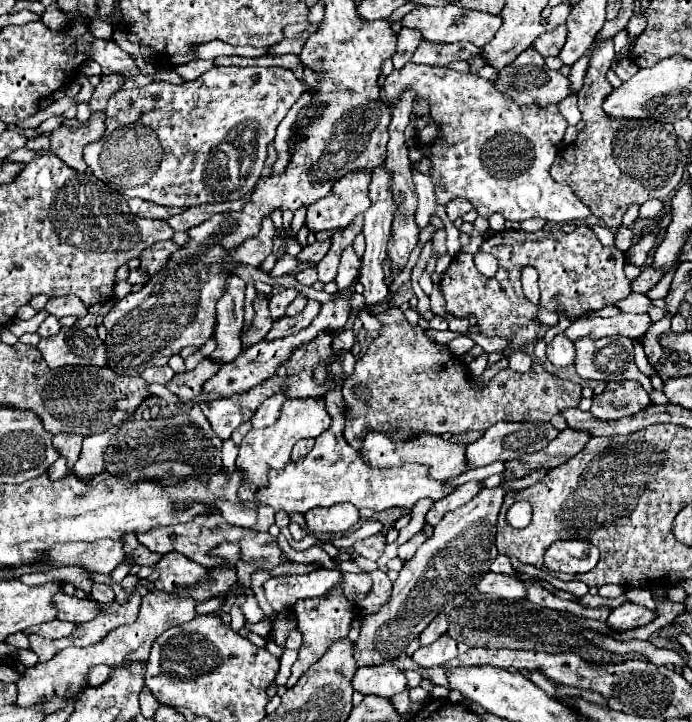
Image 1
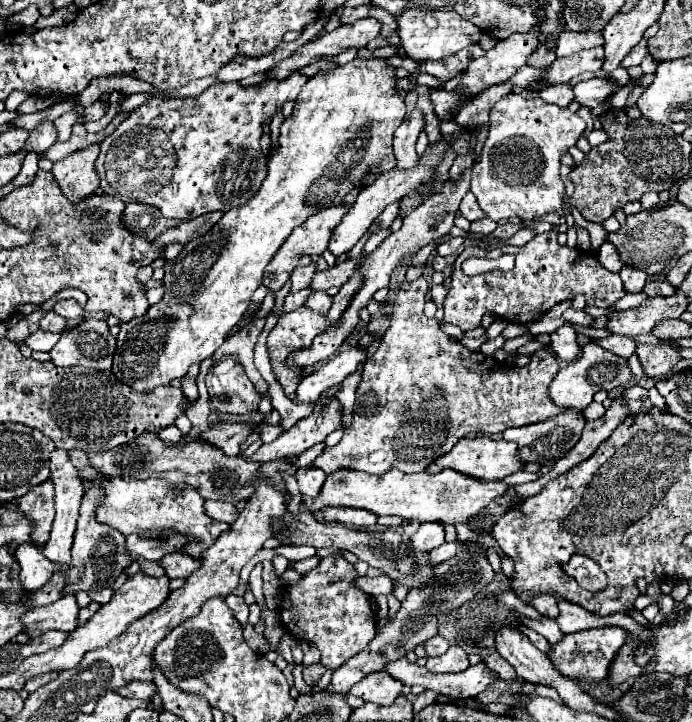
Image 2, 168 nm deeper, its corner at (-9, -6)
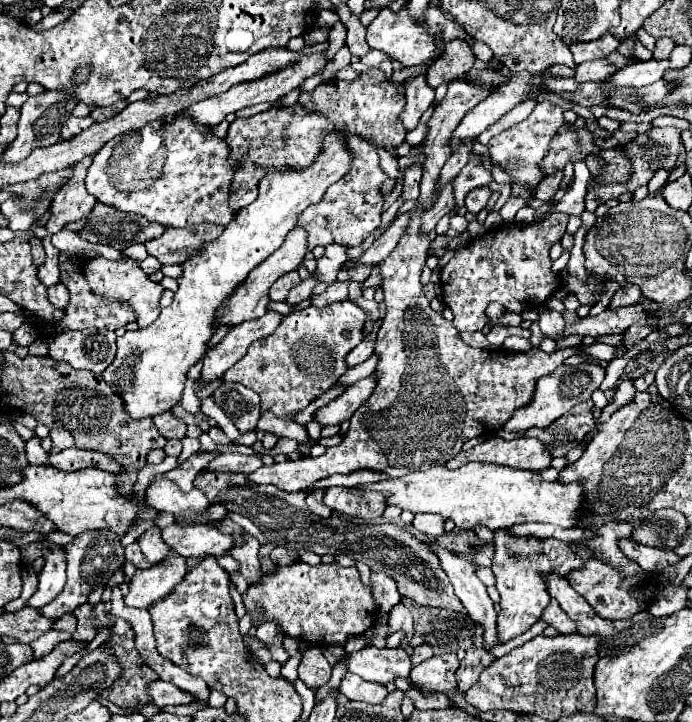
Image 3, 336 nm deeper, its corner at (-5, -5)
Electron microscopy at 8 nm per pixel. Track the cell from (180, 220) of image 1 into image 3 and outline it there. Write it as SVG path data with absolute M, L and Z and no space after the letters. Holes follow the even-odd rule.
M198 224L192 228L166 228L162 236L156 240L148 240L144 246L150 256L160 260L162 264L184 264L190 256L196 256L196 252L212 242L224 226L220 224Z

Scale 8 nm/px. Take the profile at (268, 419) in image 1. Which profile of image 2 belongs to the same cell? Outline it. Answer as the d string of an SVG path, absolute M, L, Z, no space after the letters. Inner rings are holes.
M348 349L348 351L336 353L336 357L332 357L318 371L306 375L300 381L294 403L314 403L326 389L338 385L346 375L356 371L358 363L362 361L366 361L366 353L360 349Z

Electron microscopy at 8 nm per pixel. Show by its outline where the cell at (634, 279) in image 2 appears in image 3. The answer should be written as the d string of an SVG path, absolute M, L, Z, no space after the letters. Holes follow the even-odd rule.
M628 284L628 286L620 288L620 290L612 296L608 308L612 310L612 308L622 308L622 306L632 306L632 304L636 304L636 302L640 302L640 288Z

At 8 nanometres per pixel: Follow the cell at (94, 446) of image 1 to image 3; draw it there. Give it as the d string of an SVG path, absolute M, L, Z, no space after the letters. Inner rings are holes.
M84 532L76 536L74 542L68 544L64 550L66 550L66 560L68 560L68 582L56 600L40 608L42 616L48 616L54 622L62 618L64 614L74 612L80 604L86 604L94 586L108 582L107 578L99 576L104 572L109 573L111 569L112 572L116 572L120 562L124 562L124 548L120 544L120 536L116 536L114 532Z

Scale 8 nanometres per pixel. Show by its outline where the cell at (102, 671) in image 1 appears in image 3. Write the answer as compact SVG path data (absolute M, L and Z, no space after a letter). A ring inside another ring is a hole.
M156 680L148 686L148 694L154 704L158 706L174 706L174 704L192 704L196 702L196 696L176 688L174 684L168 684L164 680Z

